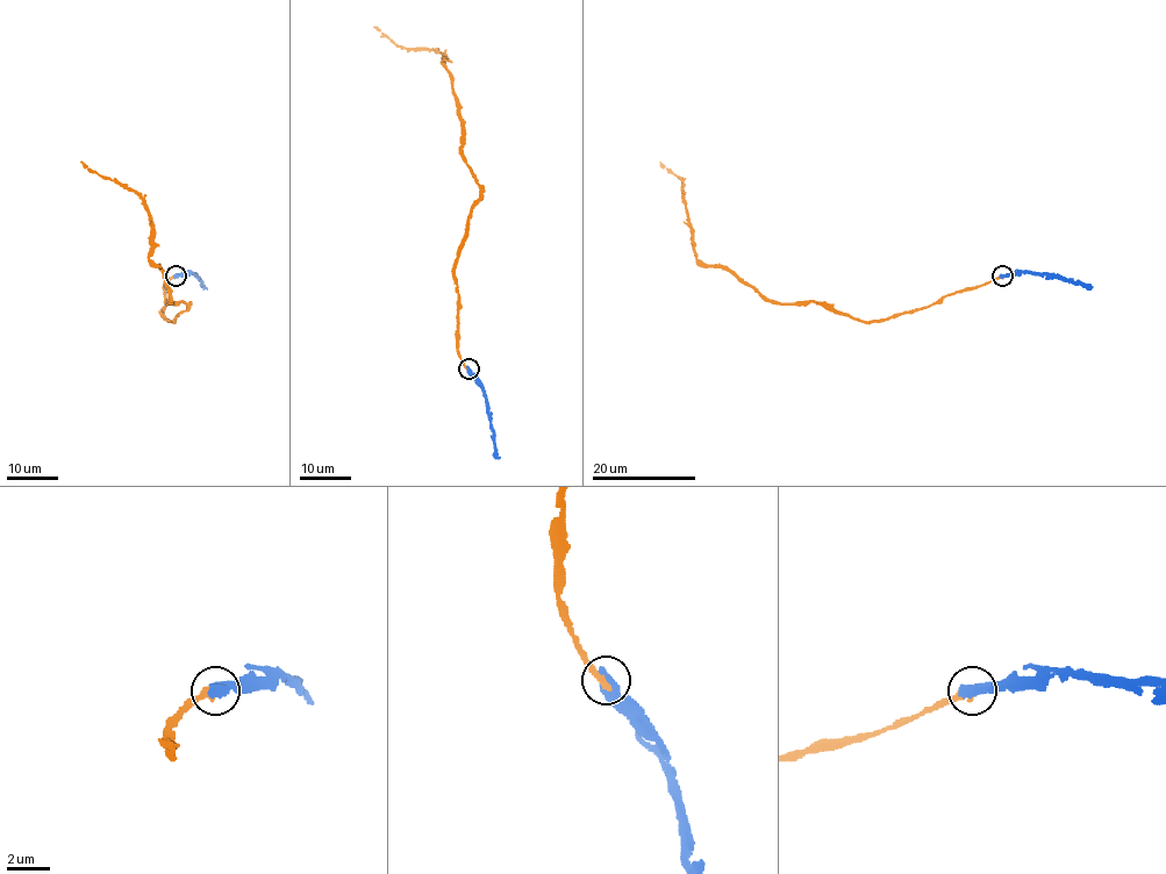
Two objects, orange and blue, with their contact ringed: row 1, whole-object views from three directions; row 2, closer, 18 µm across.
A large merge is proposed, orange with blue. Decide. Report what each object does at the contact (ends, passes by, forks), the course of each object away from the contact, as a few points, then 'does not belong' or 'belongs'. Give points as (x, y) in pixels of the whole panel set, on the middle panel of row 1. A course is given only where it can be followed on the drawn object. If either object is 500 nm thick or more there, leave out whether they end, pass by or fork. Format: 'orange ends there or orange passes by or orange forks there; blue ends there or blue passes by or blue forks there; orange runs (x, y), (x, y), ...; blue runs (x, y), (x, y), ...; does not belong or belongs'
orange runs (467, 370), (458, 349), (455, 264), (479, 187), (464, 159), (460, 104), (440, 52), (394, 44), (373, 27); blue runs (467, 370), (484, 388), (495, 455), (500, 457); does not belong

